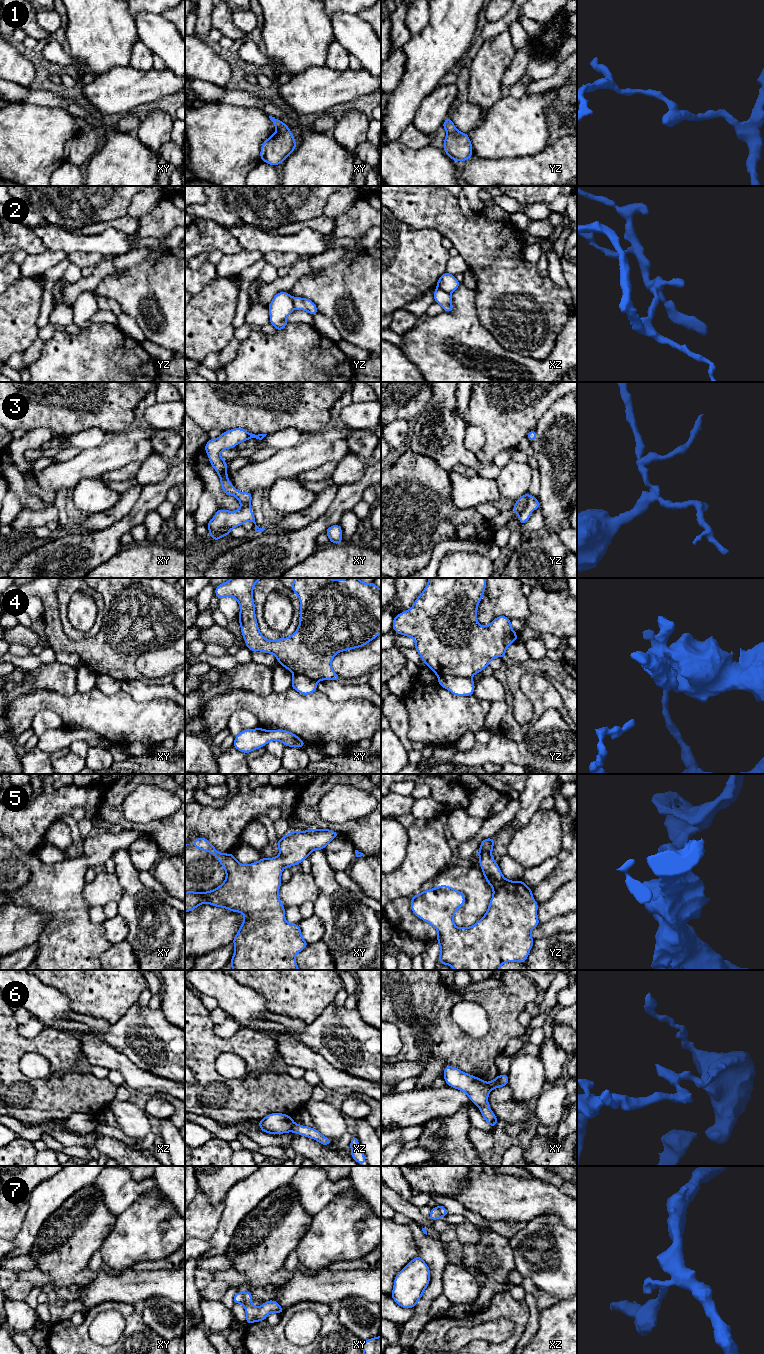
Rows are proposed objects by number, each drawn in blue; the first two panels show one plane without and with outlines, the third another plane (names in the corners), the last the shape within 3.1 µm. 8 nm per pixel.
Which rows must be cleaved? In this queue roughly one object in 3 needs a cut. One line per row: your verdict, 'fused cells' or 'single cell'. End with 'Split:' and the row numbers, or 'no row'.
1: fused cells
2: fused cells
3: fused cells
4: fused cells
5: single cell
6: fused cells
7: fused cells
Split: 1, 2, 3, 4, 6, 7

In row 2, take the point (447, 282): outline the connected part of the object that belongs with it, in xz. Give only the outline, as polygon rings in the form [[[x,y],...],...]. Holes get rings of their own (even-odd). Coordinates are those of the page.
[[[445,272],[438,279],[436,287],[451,294],[460,285],[461,283],[455,278],[455,275]]]

